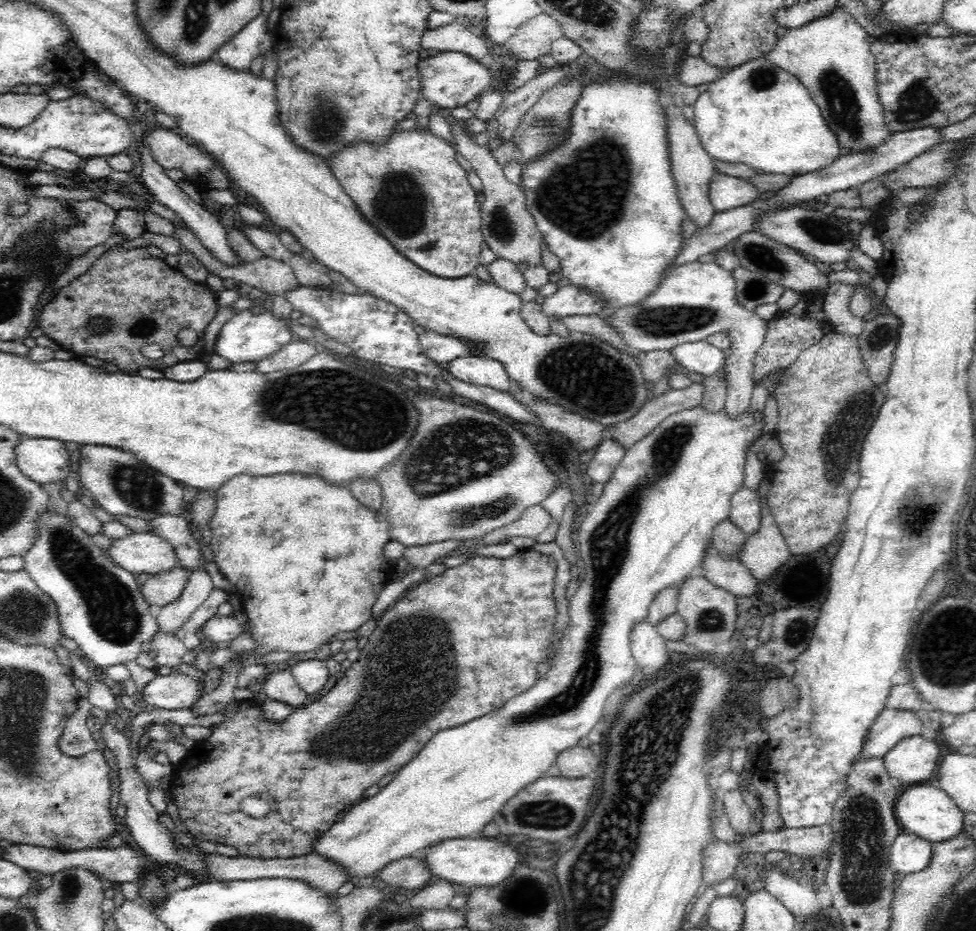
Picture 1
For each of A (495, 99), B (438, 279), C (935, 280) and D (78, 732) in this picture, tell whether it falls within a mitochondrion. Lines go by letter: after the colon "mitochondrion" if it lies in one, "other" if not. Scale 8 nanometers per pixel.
A: other
B: other
C: other
D: other

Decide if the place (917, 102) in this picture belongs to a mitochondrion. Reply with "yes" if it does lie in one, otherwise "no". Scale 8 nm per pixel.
yes

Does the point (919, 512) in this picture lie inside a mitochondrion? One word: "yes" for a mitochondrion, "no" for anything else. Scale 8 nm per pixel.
yes

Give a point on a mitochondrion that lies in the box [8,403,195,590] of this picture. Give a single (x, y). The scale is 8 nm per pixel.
(139, 488)

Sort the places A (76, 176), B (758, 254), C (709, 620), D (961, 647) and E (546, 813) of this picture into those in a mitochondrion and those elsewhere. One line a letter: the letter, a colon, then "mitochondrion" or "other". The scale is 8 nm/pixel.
A: other
B: mitochondrion
C: mitochondrion
D: mitochondrion
E: mitochondrion

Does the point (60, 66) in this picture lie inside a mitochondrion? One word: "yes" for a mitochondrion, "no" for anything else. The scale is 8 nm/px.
no

